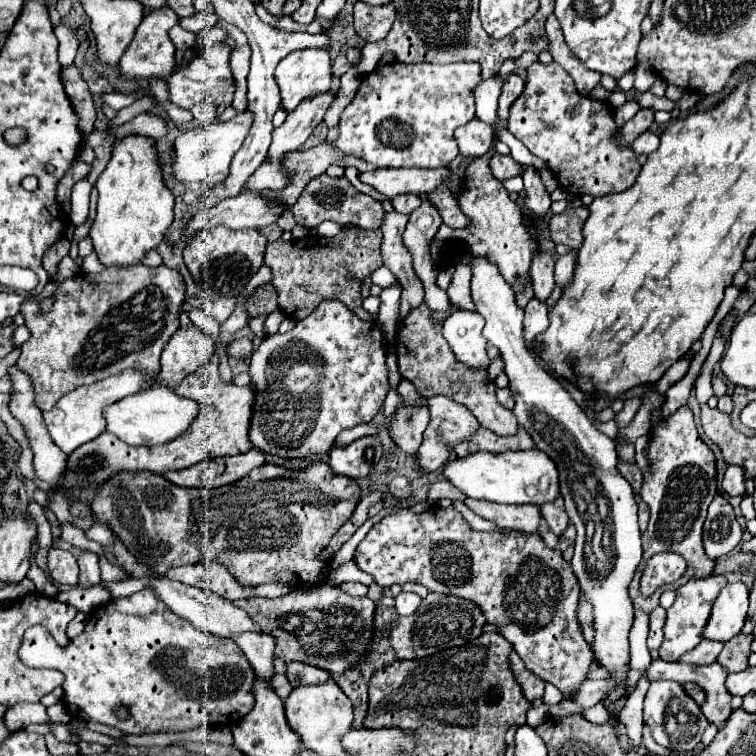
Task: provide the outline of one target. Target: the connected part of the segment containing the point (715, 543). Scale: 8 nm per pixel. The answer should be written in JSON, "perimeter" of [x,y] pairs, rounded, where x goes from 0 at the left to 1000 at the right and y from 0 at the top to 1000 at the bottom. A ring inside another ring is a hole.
{"perimeter":[[[952,653],[942,661],[939,672],[937,672],[937,683],[934,683],[934,690],[931,690],[931,728],[937,733],[937,738],[952,738],[963,730],[968,730],[979,717],[981,717],[981,698],[971,683],[971,675],[963,664],[963,659],[952,659]]]}

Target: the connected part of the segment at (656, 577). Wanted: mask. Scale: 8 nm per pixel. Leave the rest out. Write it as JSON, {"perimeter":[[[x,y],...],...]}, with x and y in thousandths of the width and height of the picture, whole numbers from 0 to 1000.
{"perimeter":[[[873,730],[857,738],[847,762],[847,786],[862,788],[873,775],[894,770],[907,757],[907,741],[889,730]]]}

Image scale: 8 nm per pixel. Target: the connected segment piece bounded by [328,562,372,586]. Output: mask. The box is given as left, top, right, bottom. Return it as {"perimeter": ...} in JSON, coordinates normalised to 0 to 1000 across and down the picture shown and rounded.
{"perimeter":[[[458,743],[458,746],[452,746],[450,751],[444,751],[444,754],[439,754],[439,757],[434,759],[434,770],[437,770],[437,772],[479,770],[479,772],[489,775],[489,772],[492,772],[492,765],[487,765],[484,759],[479,759],[476,754],[471,754],[471,749],[468,749],[466,743]]]}

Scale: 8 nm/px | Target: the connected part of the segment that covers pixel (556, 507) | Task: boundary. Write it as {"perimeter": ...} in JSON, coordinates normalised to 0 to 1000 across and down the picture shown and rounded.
{"perimeter":[[[738,656],[733,664],[722,664],[714,669],[714,677],[717,677],[717,685],[725,690],[728,701],[741,709],[749,696],[751,696],[751,683],[749,683],[749,675],[746,675],[746,661]]]}

